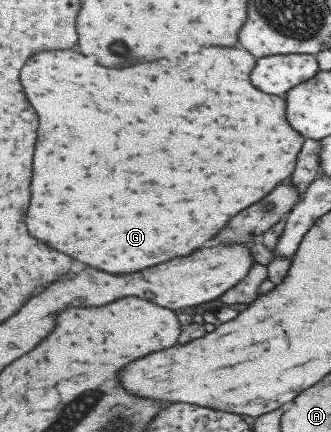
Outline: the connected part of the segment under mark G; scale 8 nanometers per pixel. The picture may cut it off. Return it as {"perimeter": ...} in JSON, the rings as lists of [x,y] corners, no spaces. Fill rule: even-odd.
{"perimeter":[[[220,46],[202,48],[198,54],[192,54],[186,60],[182,58],[160,60],[160,62],[148,62],[120,70],[98,66],[84,54],[72,50],[52,50],[52,52],[36,54],[34,60],[26,64],[26,70],[22,70],[22,84],[26,86],[26,96],[30,98],[30,104],[40,114],[40,136],[38,136],[38,150],[34,158],[34,194],[28,212],[30,234],[34,234],[34,238],[42,242],[48,242],[56,250],[62,250],[64,254],[82,260],[88,266],[112,274],[140,272],[144,268],[168,262],[178,256],[190,256],[194,250],[202,248],[204,242],[220,234],[236,214],[260,202],[280,182],[292,177],[297,168],[298,154],[305,145],[306,138],[298,130],[294,130],[288,122],[286,100],[274,94],[266,94],[252,86],[250,74],[254,68],[256,68],[256,58],[248,50],[220,48]],[[192,74],[198,74],[198,80],[192,80]],[[178,138],[192,138],[192,140],[186,140],[186,144],[180,146]]]}

